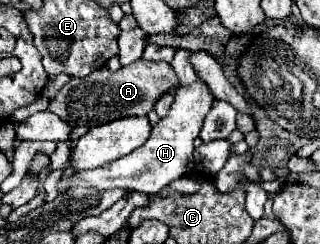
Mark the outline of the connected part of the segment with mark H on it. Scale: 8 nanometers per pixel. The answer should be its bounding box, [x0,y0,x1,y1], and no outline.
[70,79,214,193]

